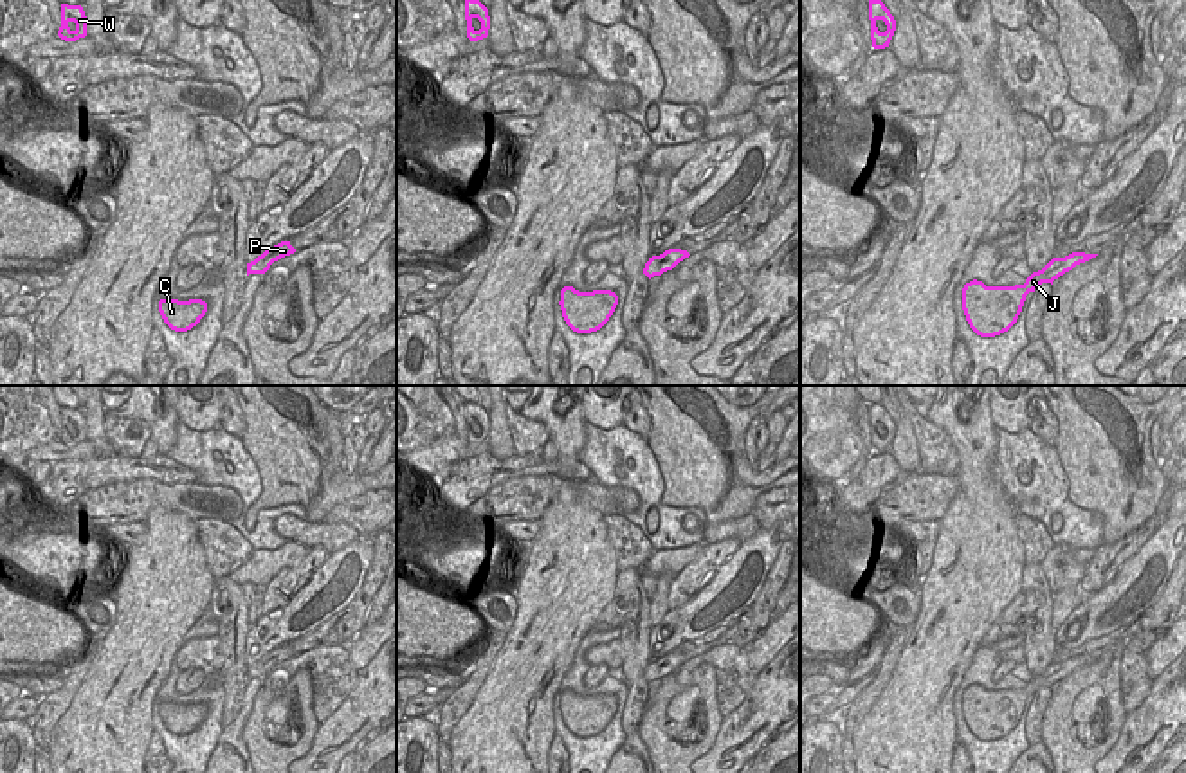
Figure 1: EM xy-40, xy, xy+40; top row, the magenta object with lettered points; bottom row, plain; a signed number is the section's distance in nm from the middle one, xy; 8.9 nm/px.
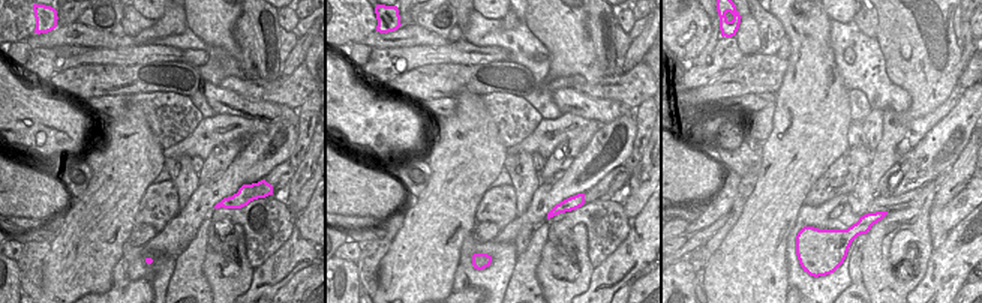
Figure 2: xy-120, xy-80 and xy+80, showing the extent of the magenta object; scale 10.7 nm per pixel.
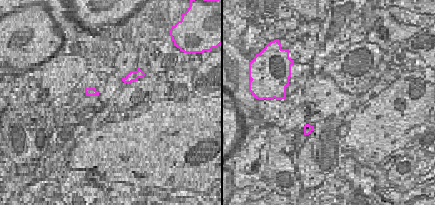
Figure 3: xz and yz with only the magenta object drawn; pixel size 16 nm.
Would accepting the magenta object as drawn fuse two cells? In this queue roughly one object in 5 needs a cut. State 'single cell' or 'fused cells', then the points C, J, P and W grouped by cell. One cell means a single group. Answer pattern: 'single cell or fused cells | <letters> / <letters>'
single cell | C J P W

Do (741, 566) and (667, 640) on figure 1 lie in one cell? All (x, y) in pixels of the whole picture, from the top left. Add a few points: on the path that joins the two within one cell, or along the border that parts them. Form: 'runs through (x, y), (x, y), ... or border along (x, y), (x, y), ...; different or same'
runs through (727, 586), (687, 622); same

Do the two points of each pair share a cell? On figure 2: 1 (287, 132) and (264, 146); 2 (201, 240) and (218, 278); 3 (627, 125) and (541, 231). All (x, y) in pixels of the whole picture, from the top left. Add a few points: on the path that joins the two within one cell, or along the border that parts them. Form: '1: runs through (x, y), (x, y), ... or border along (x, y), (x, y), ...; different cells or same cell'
1: runs through (281, 138), (270, 141); same cell
2: border along (207, 245), (203, 275), (210, 287); different cells
3: border along (544, 221), (537, 225); different cells

